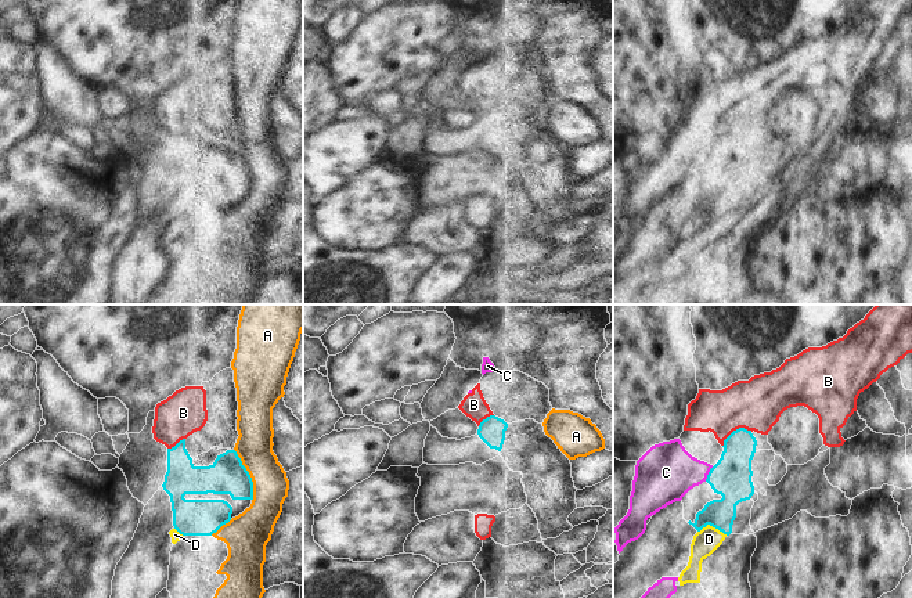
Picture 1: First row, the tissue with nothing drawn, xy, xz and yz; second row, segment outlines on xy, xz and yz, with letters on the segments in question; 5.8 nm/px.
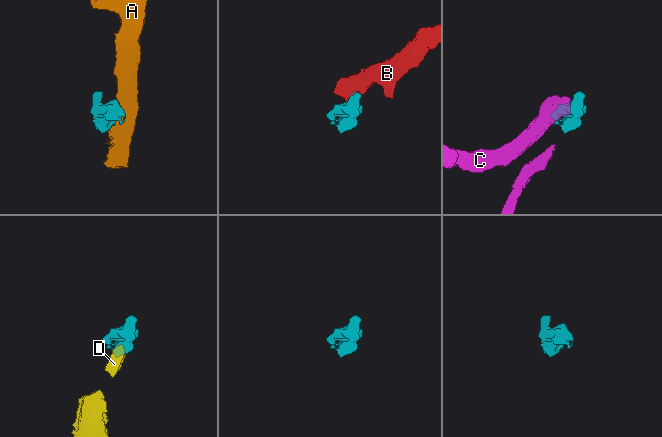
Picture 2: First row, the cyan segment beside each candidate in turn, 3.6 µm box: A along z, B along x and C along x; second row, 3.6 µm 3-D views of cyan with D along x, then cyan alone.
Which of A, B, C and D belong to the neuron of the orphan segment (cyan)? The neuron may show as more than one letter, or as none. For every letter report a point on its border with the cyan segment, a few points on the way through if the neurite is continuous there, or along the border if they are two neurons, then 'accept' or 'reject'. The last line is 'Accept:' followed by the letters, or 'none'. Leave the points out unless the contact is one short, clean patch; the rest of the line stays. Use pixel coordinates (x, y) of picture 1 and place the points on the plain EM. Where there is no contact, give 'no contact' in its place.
A: meets cyan in xy at (249, 165); reject
B: meets cyan in yz at (736, 119); border along yz (752, 121), (736, 118), (724, 130), (723, 136); reject
C: meets cyan in yz at (709, 164); reject
D: meets cyan in yz at (713, 216); border along yz (698, 220), (712, 215), (727, 224); reject
Accept: none

